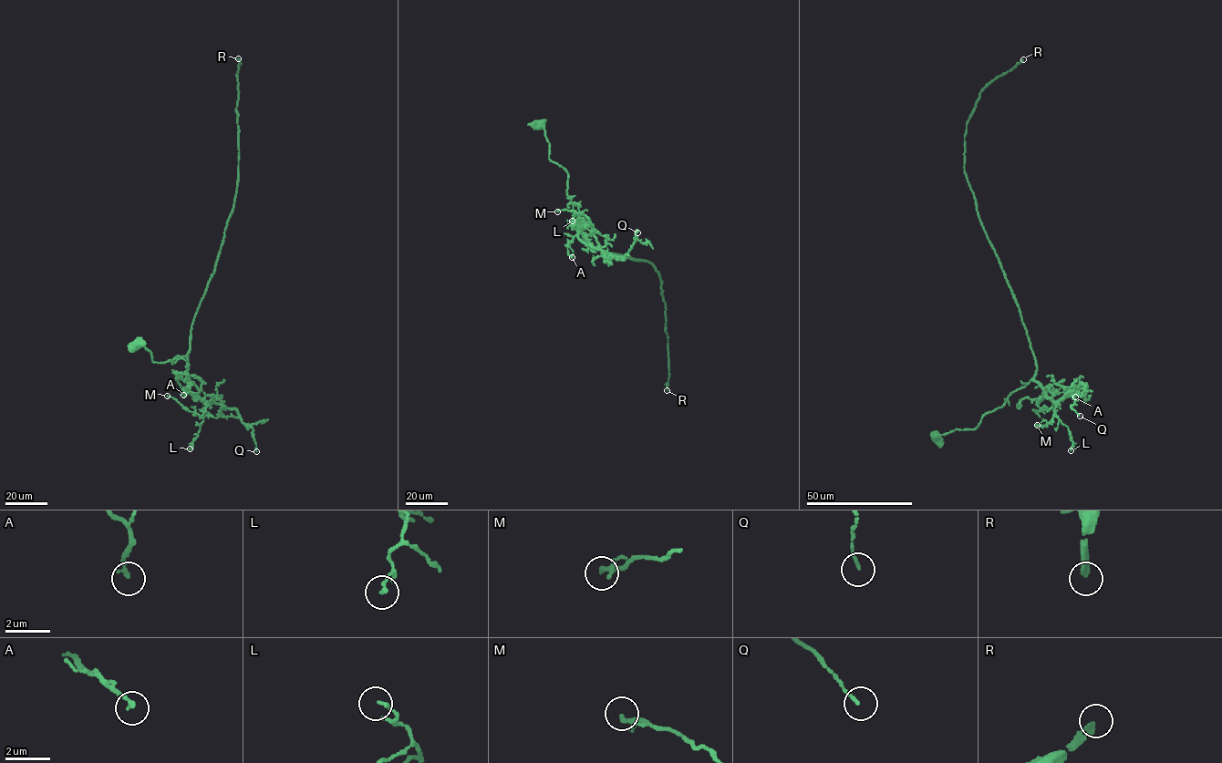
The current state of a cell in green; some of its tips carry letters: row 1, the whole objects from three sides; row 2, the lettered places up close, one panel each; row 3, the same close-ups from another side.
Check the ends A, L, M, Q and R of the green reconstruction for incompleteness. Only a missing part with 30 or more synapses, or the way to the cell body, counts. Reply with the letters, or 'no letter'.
R

